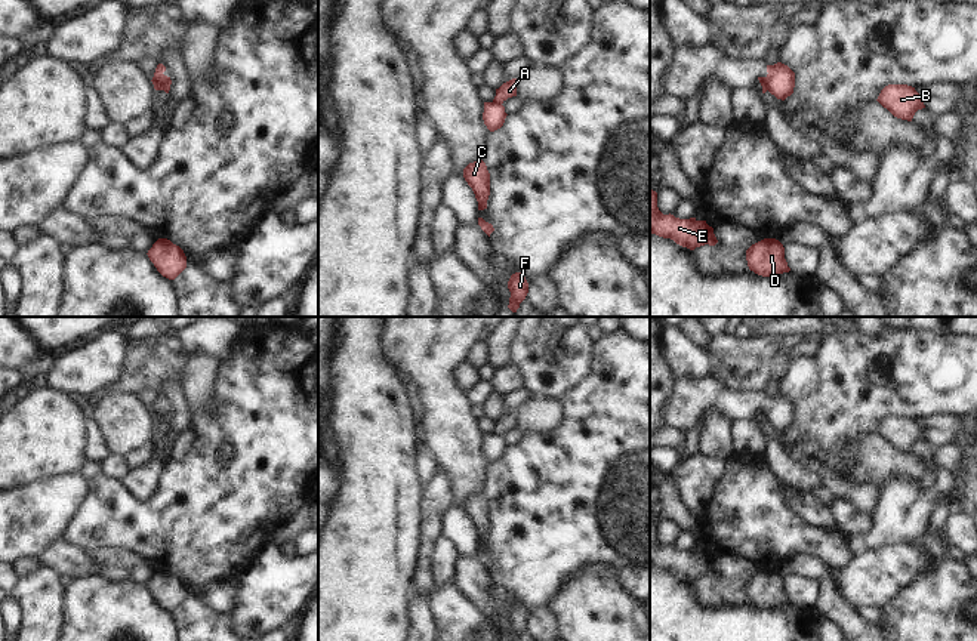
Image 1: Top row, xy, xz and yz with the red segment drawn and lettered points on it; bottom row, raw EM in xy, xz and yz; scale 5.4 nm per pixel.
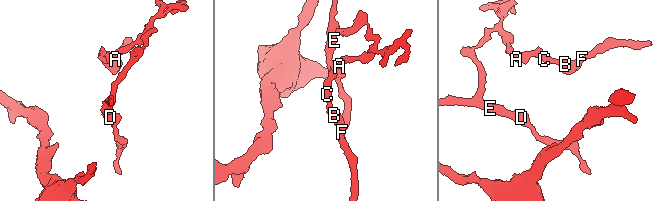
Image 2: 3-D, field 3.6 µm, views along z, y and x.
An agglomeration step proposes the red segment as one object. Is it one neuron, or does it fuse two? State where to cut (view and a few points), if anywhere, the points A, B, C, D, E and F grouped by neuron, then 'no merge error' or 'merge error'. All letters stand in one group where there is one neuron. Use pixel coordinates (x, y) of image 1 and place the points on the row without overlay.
cut in xz along (493, 433), (501, 435); A D E / B C F; merge error

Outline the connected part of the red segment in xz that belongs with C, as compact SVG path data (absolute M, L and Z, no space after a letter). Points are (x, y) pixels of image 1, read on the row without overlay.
M483 491L469 494L463 500L463 509L475 526L478 542L487 540L487 531L490 527L490 505L486 494Z

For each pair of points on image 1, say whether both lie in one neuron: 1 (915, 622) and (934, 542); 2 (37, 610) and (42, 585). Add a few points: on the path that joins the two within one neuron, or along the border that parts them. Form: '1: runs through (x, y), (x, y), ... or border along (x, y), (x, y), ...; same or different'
1: runs through (934, 603), (942, 595), (942, 561); same
2: runs through (42, 604), (42, 591); same

